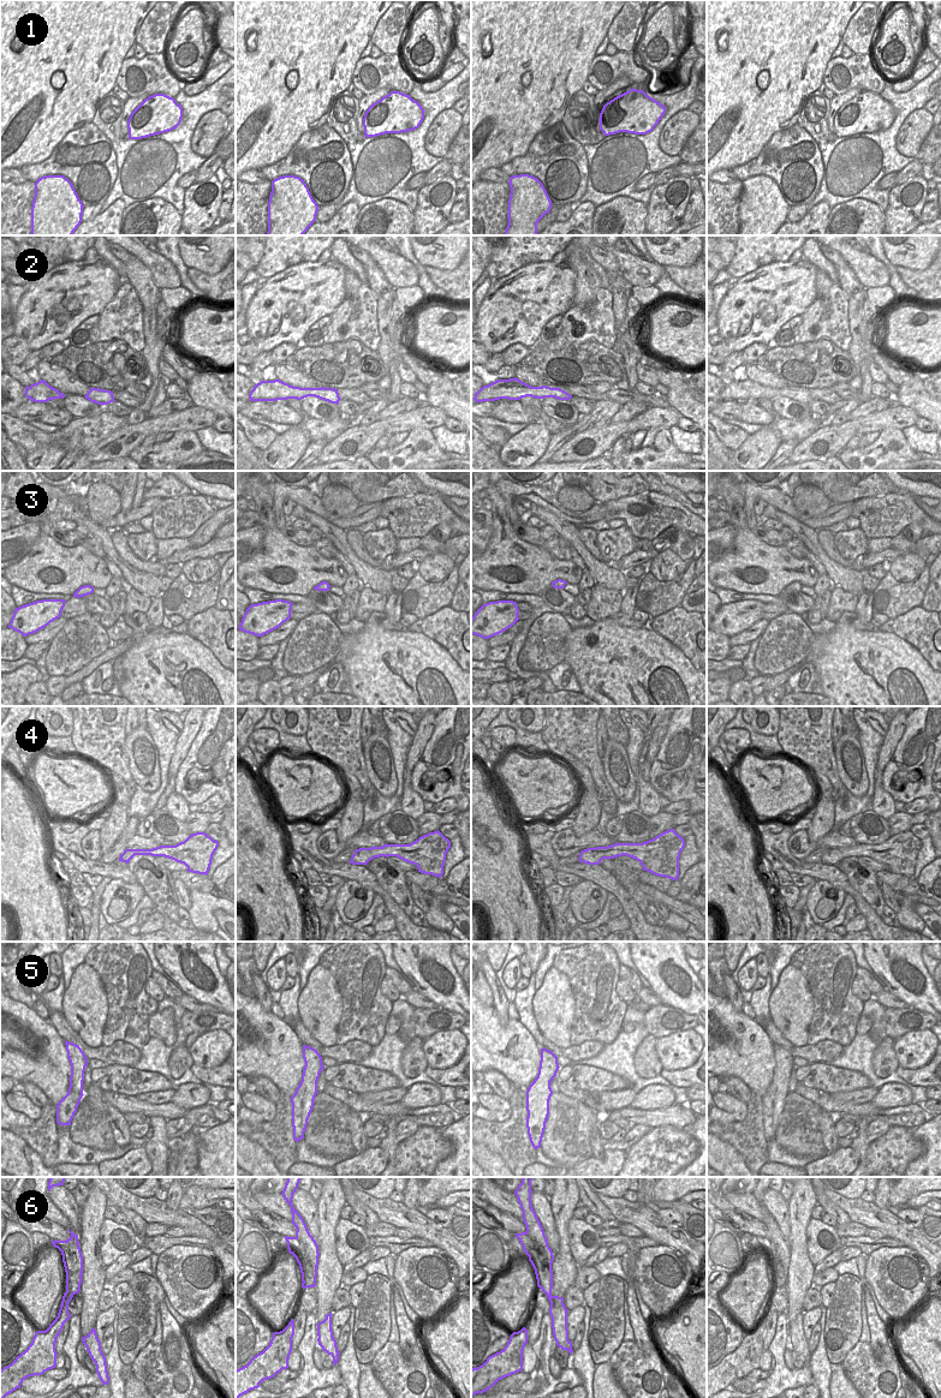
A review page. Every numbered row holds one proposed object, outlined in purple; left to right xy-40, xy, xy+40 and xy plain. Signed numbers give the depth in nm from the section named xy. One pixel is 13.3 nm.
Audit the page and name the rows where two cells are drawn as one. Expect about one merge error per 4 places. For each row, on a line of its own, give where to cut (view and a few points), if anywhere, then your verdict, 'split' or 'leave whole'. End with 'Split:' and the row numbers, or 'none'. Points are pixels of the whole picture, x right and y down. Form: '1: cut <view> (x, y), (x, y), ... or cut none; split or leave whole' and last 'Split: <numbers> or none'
1: cut none; leave whole
2: cut none; leave whole
3: cut none; leave whole
4: cut none; leave whole
5: cut none; leave whole
6: cut xy (295, 1237), (299, 1244), (305, 1282); split
Split: 6

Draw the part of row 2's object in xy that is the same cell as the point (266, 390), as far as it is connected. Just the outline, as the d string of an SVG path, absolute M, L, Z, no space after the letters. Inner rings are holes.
M280 380L261 381L255 384L249 394L250 401L276 401L297 399L302 400L308 396L315 396L330 404L339 404L341 400L338 389L334 388L300 388L293 387Z

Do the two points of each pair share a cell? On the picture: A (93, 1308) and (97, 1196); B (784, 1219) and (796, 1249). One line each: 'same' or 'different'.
A: same
B: different

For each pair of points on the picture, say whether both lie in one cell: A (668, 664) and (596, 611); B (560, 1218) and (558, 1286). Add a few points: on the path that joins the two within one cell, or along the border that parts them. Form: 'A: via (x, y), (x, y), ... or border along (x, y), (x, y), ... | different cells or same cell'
A: border along (609, 616), (595, 621) | different cells
B: via (564, 1235), (564, 1270) | same cell

